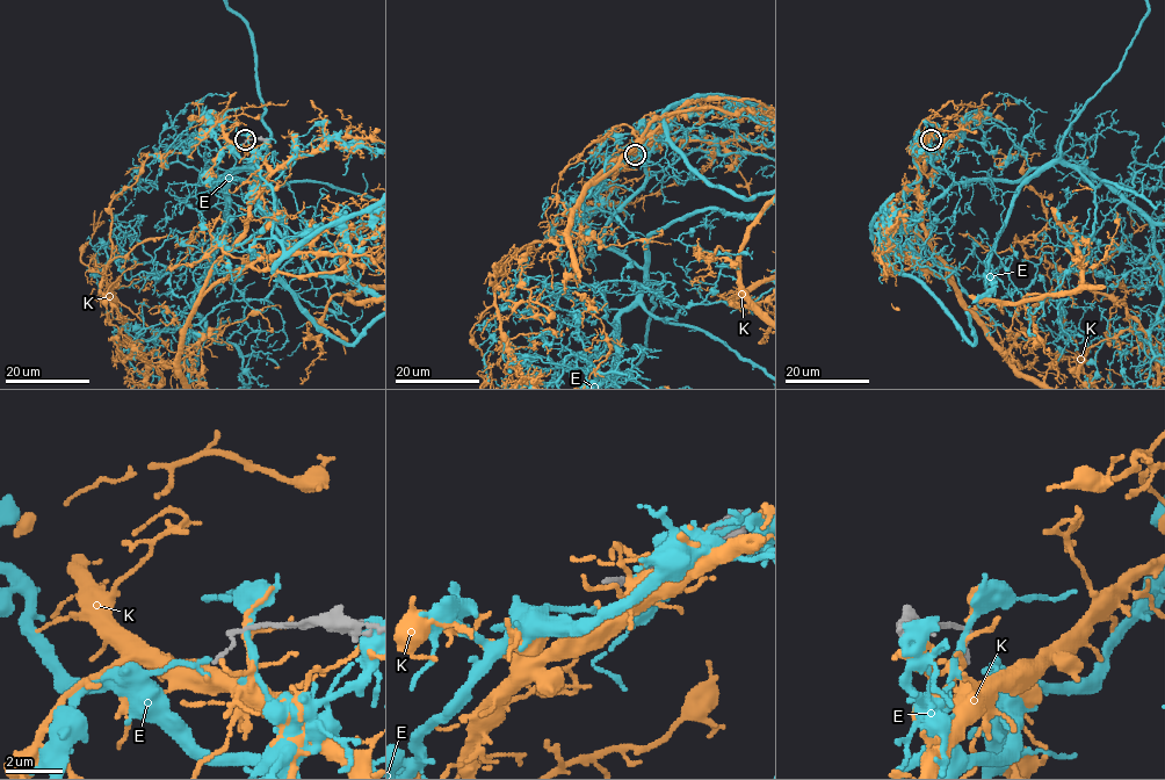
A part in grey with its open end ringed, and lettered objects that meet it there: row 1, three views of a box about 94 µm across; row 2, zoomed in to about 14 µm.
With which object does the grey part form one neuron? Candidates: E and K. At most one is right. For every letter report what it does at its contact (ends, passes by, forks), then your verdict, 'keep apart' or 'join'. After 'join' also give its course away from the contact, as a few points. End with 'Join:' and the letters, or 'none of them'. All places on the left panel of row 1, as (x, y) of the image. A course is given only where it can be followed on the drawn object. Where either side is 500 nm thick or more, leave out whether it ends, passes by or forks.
E: it passes by; keep apart
K: it forks there; keep apart
Join: none of them

